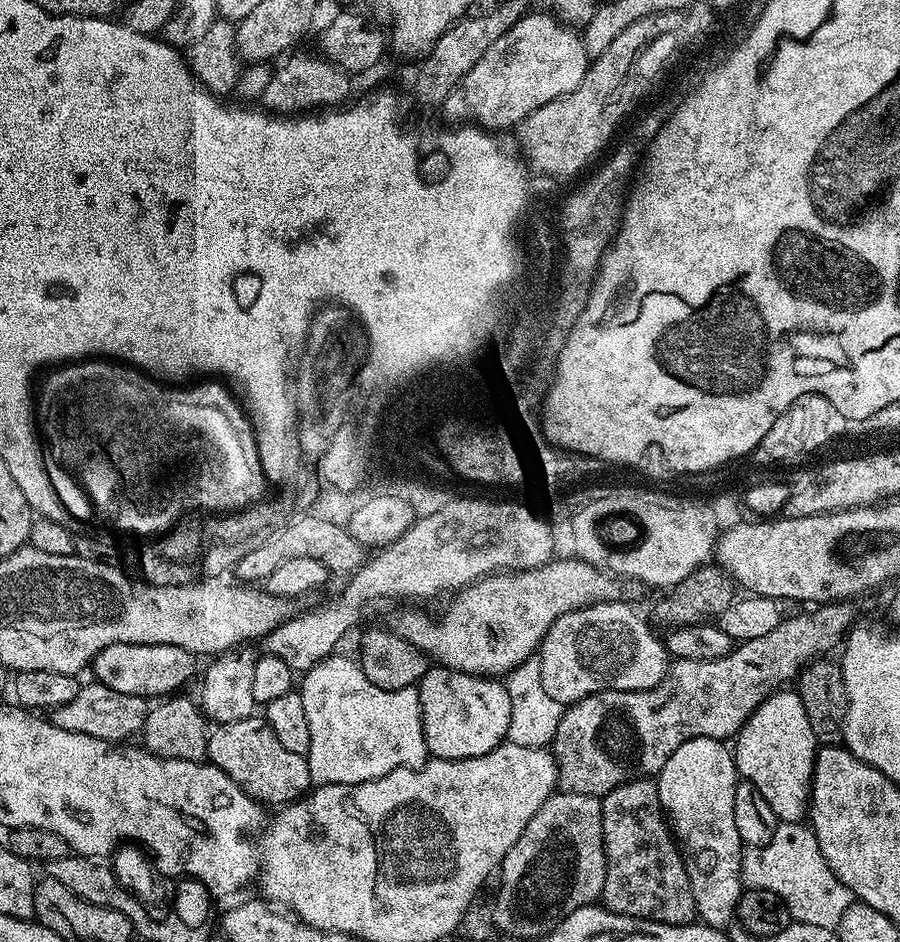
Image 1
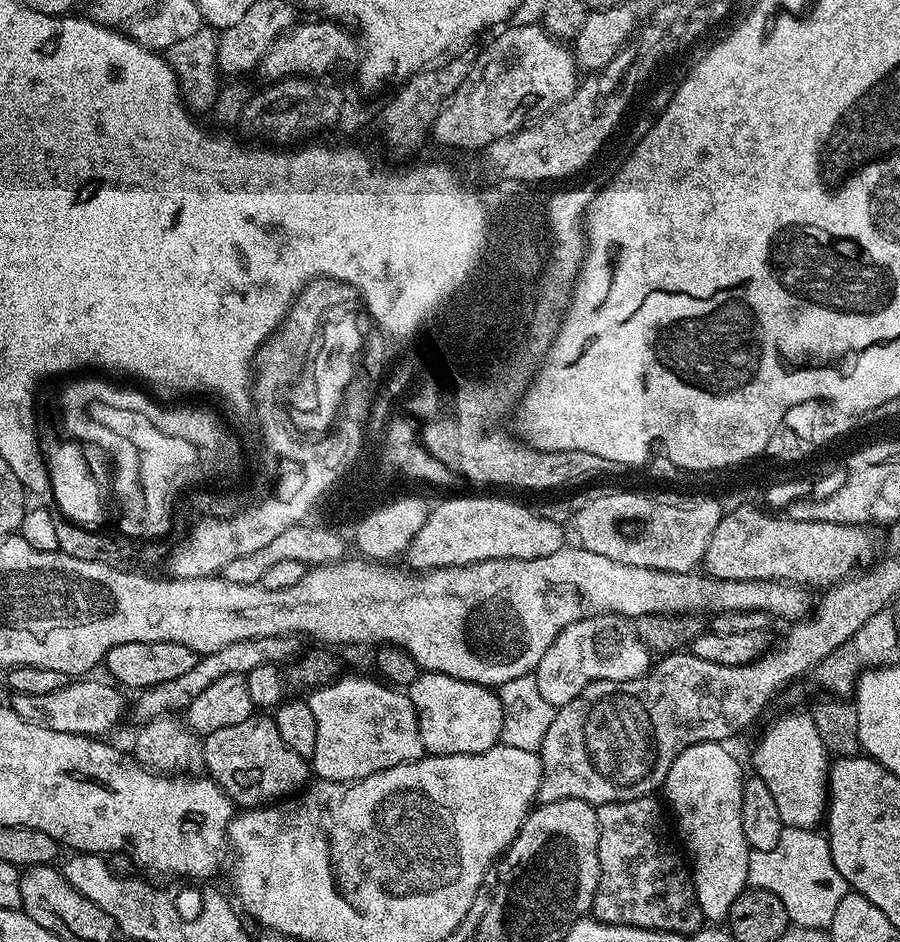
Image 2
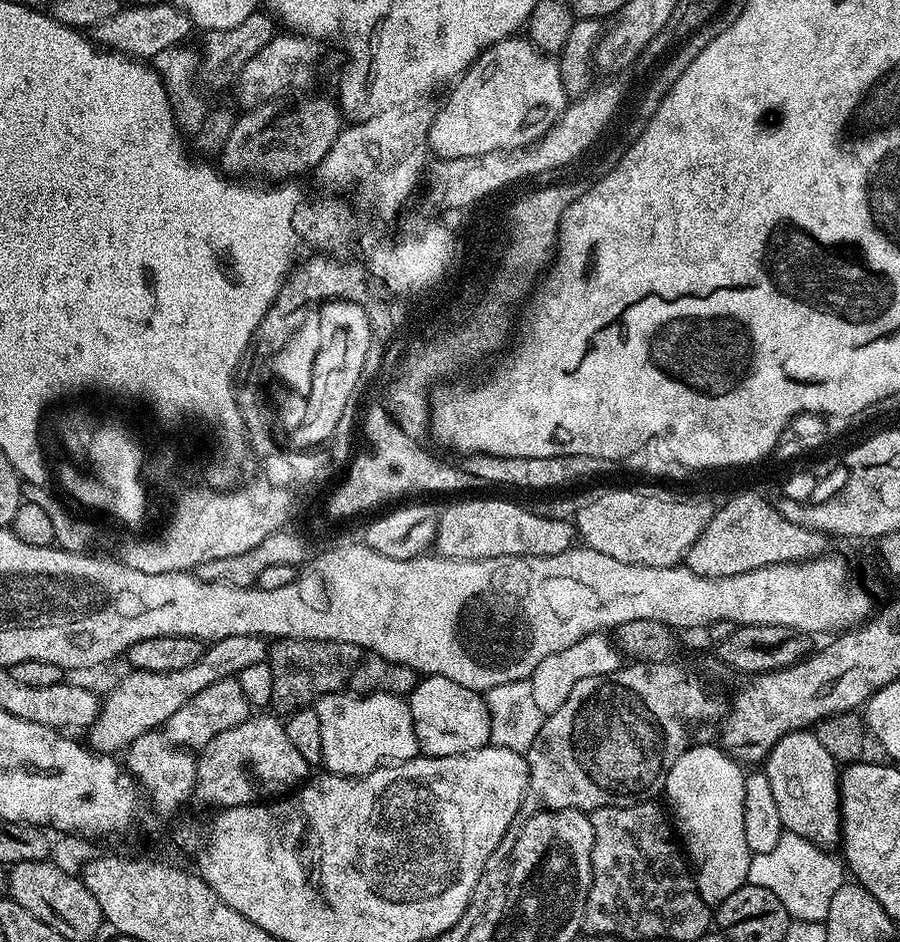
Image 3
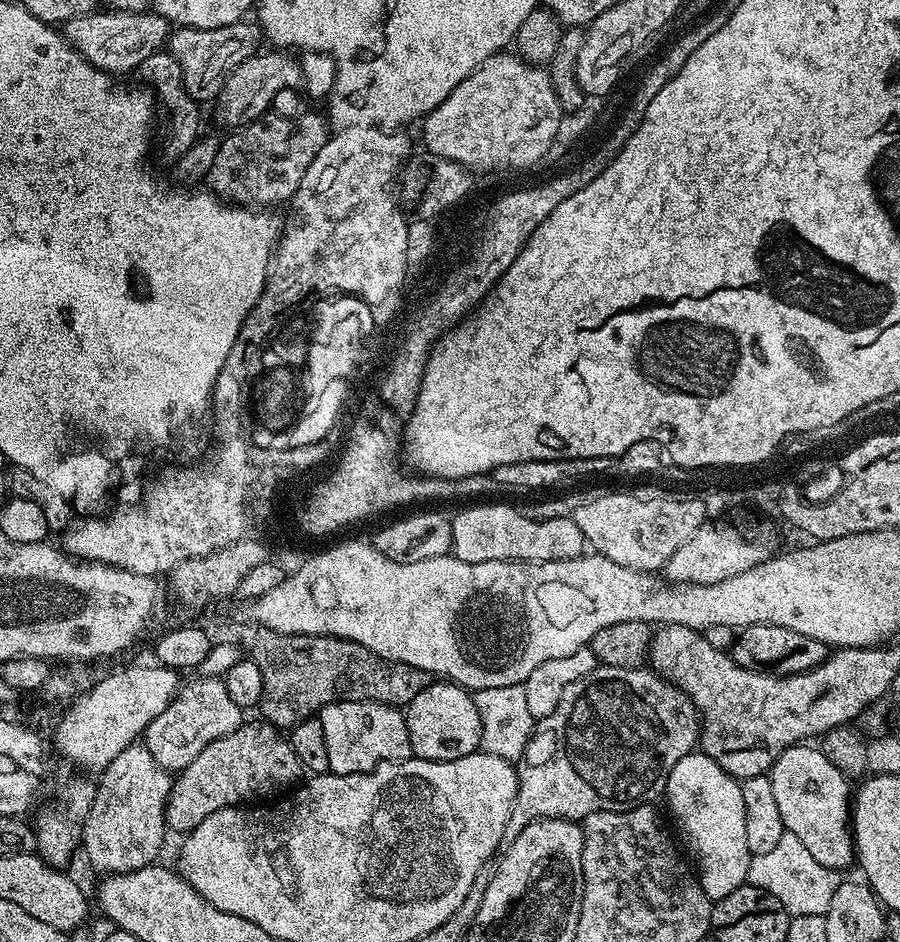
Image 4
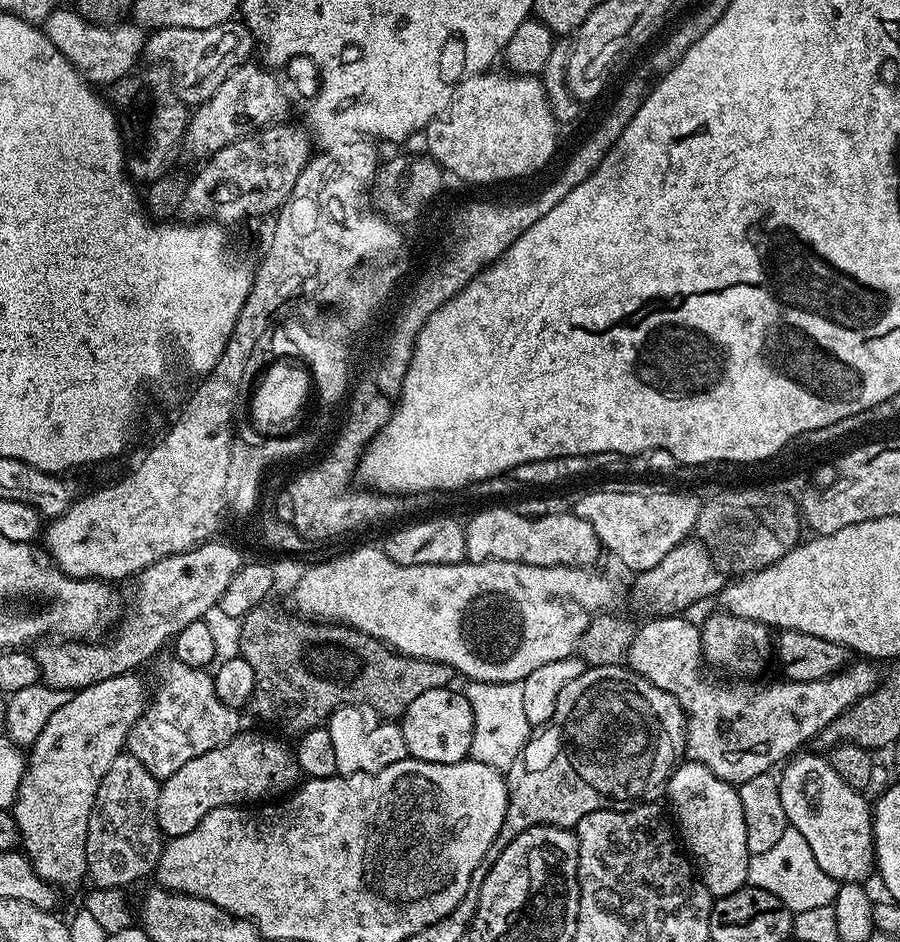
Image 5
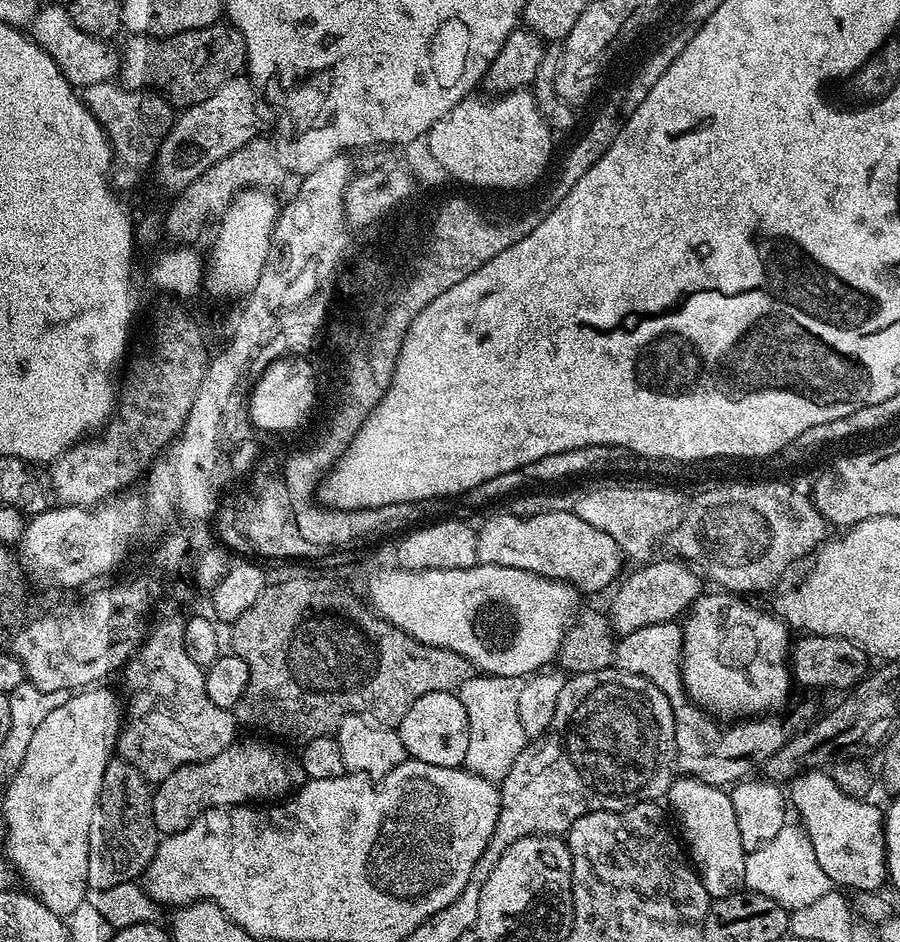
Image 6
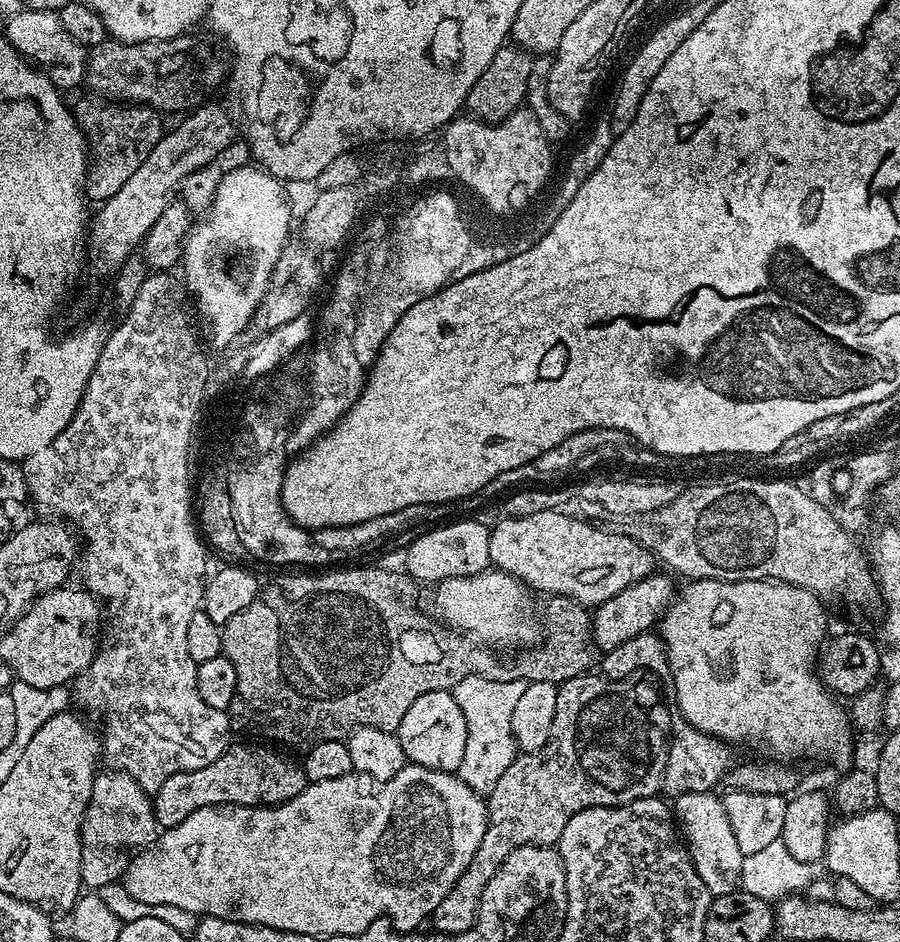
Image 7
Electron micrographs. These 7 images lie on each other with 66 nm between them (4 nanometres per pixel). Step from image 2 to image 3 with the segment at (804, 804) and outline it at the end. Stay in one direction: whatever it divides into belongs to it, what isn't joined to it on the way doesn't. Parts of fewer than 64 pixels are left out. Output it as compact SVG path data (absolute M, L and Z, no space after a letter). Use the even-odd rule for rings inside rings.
M805 730L783 736L763 761L762 770L770 782L785 832L793 832L821 846L841 843L838 762L815 734Z

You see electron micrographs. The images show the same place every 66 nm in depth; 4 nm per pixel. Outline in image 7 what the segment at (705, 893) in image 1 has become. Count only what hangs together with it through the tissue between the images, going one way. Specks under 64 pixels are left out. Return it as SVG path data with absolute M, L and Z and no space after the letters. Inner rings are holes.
M683 792L675 797L674 816L679 831L686 841L692 865L698 870L698 878L706 882L706 890L713 898L730 894L740 888L744 855L738 850L738 838L730 830L730 818L726 818L726 806L719 795L712 792Z

